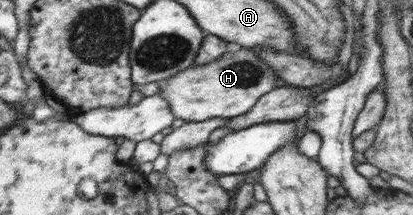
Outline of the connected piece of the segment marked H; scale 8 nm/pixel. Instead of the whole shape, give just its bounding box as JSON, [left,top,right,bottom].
[158,48,274,122]

